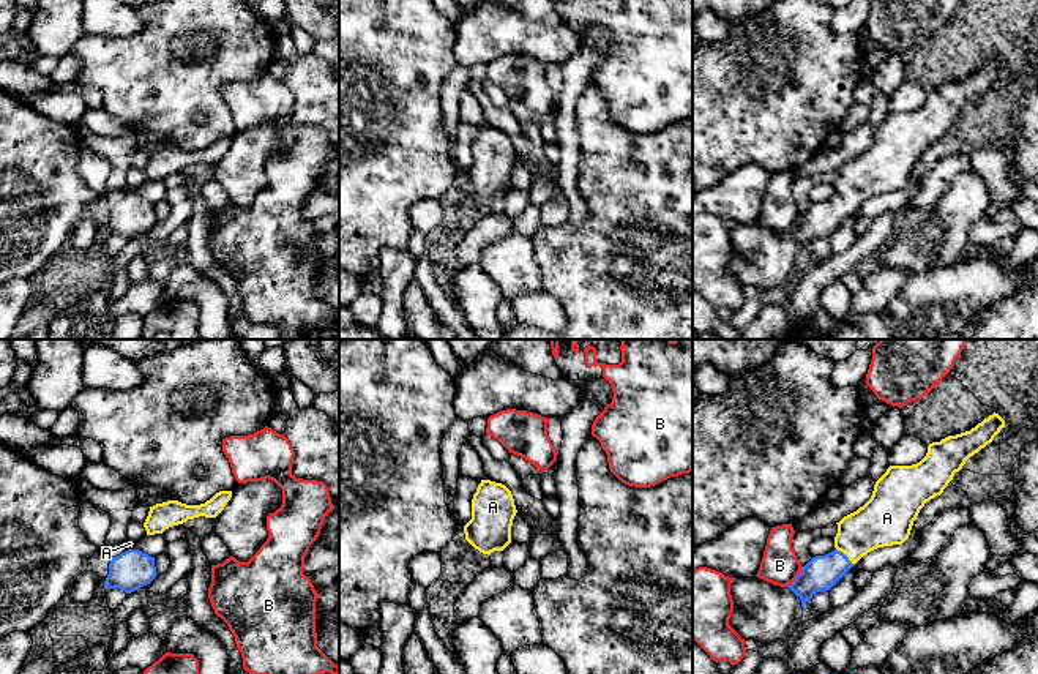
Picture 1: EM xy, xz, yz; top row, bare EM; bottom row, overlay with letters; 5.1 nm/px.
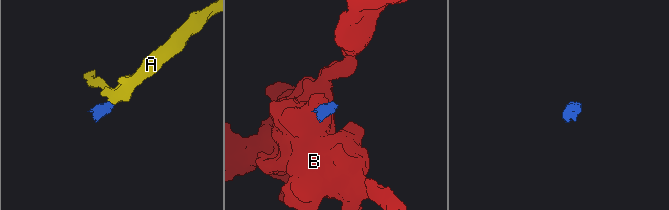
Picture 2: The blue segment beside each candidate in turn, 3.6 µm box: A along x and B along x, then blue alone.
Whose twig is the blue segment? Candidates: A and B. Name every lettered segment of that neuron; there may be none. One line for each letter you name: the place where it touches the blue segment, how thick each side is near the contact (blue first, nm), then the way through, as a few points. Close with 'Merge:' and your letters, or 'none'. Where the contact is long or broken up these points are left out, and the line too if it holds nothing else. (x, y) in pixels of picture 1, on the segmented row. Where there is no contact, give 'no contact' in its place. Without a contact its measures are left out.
A: contact yz (846, 556); calibres 180 and 240 nm; way yz (822, 572), (846, 556), (881, 521)
Merge: A

